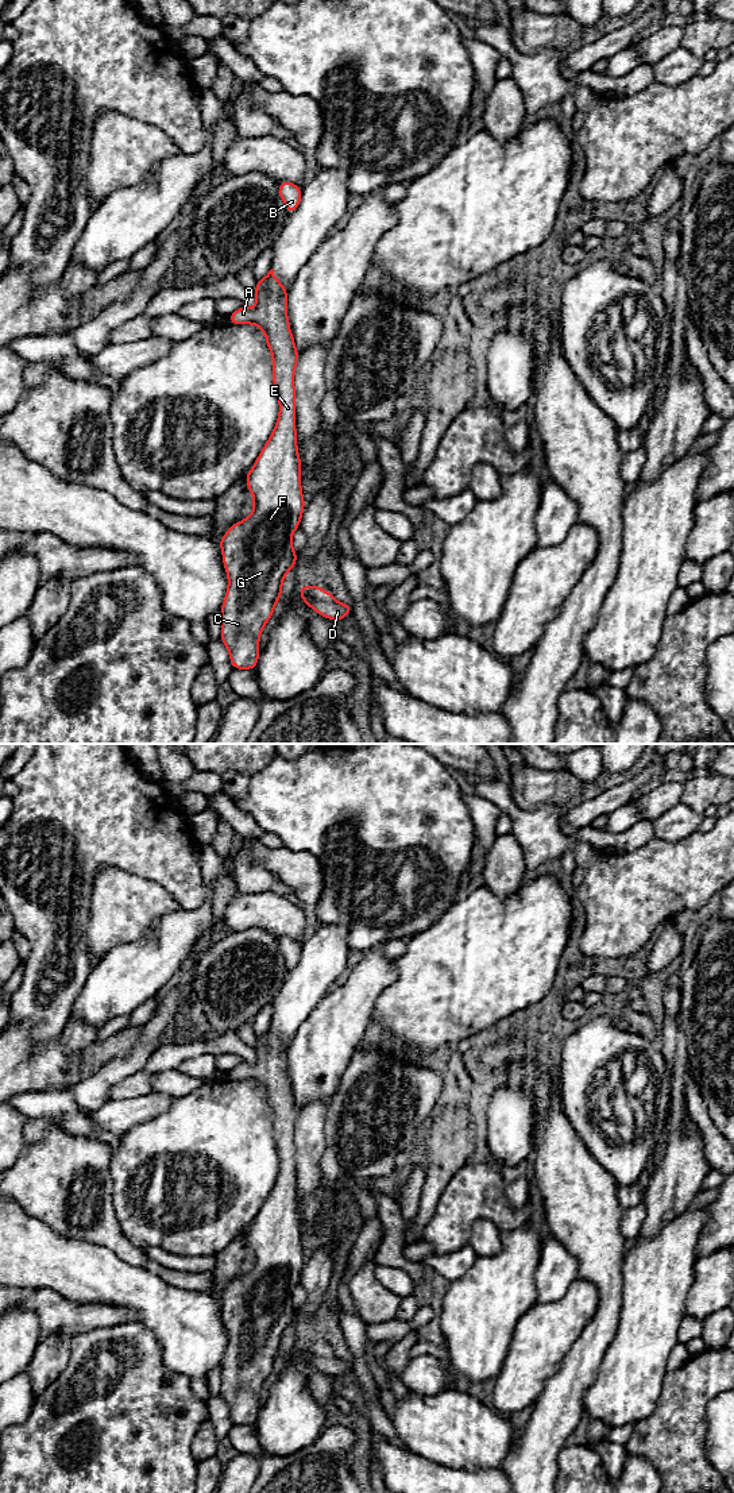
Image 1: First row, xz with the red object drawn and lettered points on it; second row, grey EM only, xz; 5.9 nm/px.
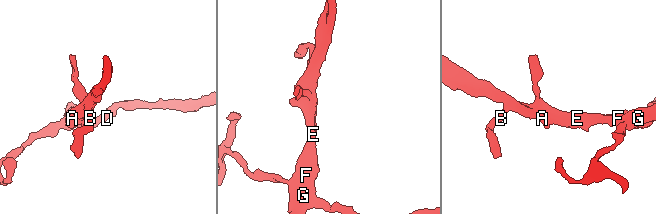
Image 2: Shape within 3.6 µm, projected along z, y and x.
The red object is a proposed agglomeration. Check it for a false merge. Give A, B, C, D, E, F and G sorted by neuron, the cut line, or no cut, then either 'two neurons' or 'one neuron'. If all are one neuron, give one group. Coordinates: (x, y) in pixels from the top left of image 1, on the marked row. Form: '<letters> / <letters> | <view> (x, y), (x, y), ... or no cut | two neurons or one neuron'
A B C D E F G | no cut | one neuron

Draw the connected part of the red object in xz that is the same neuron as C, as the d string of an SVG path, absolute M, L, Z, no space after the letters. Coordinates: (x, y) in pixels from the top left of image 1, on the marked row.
M271 269L263 279L256 279L256 306L242 306L228 316L229 324L255 324L266 333L273 358L273 382L279 401L275 428L246 475L247 487L254 497L254 510L243 521L235 522L220 539L223 564L228 575L228 589L221 606L223 628L220 640L229 652L235 670L255 670L259 637L271 618L282 595L285 575L295 566L298 555L291 545L291 535L300 528L305 509L301 490L301 458L297 450L294 373L298 351L287 320L287 288Z

